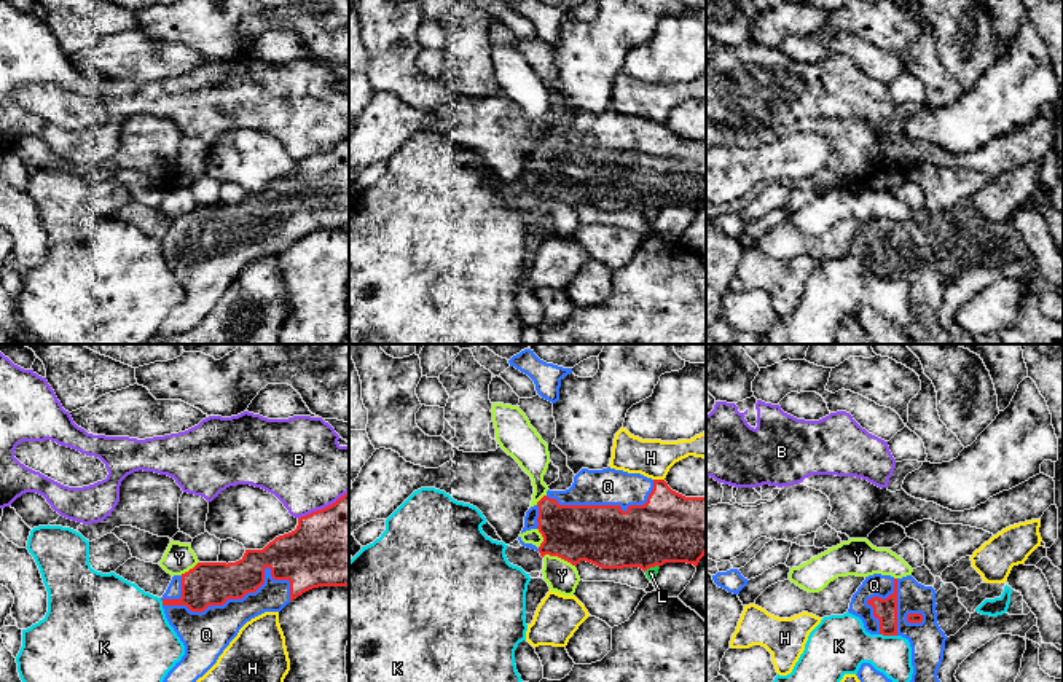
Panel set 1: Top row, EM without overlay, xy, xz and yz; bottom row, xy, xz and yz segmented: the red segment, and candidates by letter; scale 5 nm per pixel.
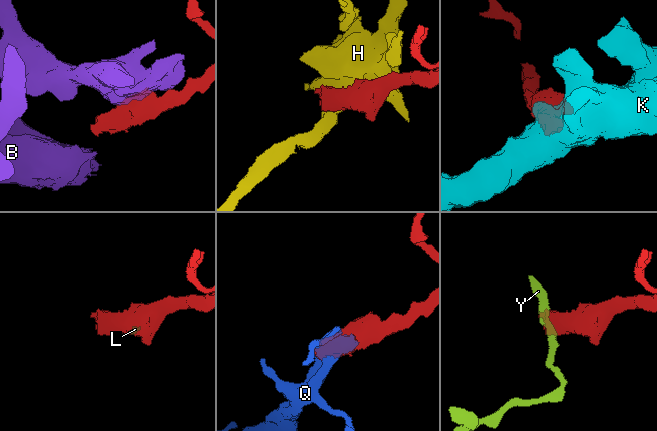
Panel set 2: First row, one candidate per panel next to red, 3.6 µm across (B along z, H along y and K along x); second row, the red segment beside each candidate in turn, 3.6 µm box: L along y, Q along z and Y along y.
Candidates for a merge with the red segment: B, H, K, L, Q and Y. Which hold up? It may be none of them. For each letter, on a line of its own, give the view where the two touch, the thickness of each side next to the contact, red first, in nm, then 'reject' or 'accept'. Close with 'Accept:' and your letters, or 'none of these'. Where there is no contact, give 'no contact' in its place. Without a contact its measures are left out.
B: contact in xy; calibres 440 and 420 nm; reject
H: contact in xz; calibres 360 and 190 nm; reject
K: contact in yz; calibres 110 and 300 nm; reject
L: contact in xz; calibres 360 and 50 nm; reject
Q: contact in xy; calibres 220 and 240 nm; accept
Y: contact in xz; calibres 300 and 160 nm; reject
Accept: Q

